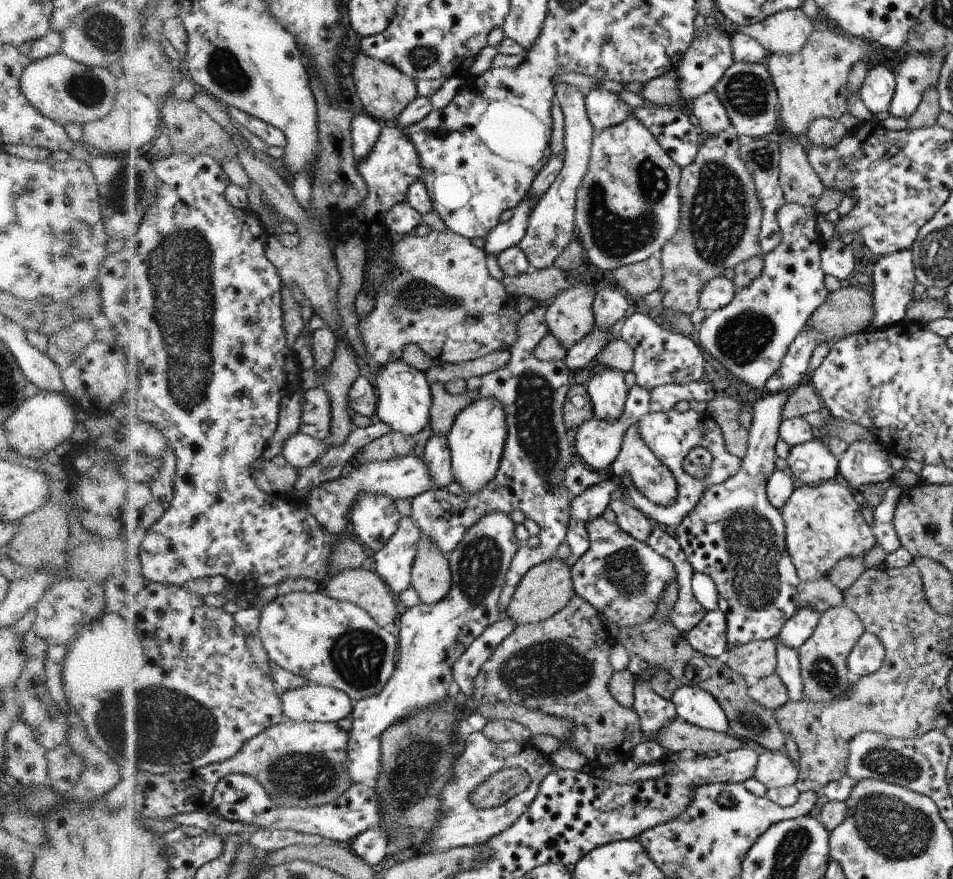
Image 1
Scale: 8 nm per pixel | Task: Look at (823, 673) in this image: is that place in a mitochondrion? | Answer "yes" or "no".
yes

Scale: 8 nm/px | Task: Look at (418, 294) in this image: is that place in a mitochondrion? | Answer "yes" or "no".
yes

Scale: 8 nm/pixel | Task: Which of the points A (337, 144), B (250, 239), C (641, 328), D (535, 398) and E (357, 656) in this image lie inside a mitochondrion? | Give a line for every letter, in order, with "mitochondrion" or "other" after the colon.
A: other
B: other
C: other
D: mitochondrion
E: mitochondrion

